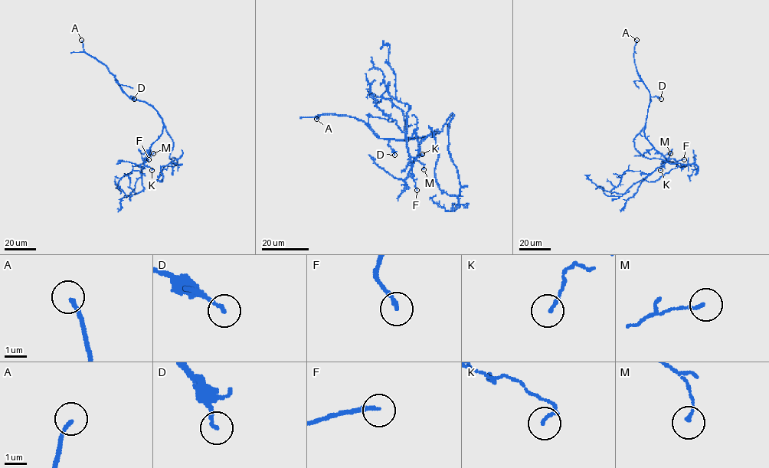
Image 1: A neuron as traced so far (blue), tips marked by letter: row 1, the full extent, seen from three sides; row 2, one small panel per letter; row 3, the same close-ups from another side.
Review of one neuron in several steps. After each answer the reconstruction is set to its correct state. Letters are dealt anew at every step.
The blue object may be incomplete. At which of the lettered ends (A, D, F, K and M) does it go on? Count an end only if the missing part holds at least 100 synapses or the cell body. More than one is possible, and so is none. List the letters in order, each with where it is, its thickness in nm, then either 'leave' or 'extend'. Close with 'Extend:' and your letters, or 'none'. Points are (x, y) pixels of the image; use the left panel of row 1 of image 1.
A: at (81, 40); 150 nm thick; extend
D: at (134, 99); 150 nm thick; leave
F: at (148, 159); 170 nm thick; leave
K: at (152, 170); 150 nm thick; leave
M: at (153, 153); 130 nm thick; leave
Extend: A

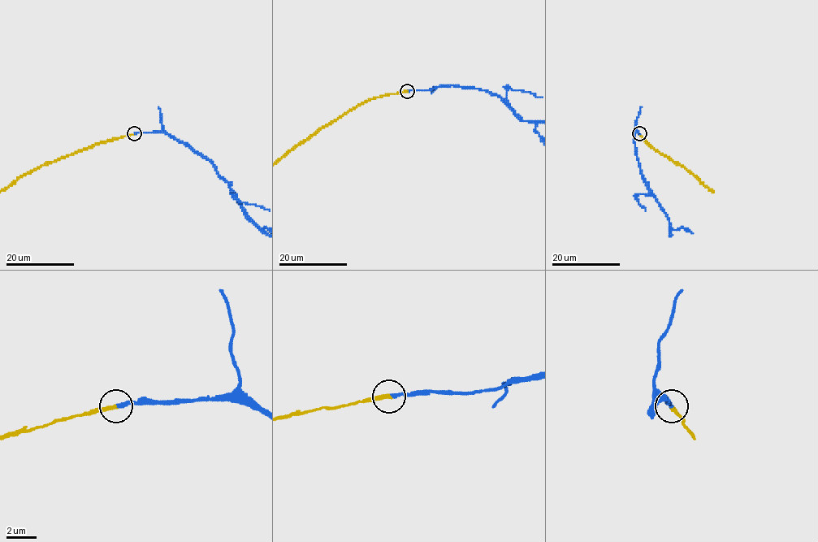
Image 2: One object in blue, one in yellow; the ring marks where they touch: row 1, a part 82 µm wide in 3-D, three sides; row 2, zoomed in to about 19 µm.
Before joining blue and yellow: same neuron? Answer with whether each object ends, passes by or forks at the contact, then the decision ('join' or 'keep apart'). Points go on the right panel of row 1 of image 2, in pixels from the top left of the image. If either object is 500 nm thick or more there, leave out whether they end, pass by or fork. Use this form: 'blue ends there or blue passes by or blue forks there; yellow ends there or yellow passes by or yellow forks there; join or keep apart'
blue ends there; yellow ends there; join

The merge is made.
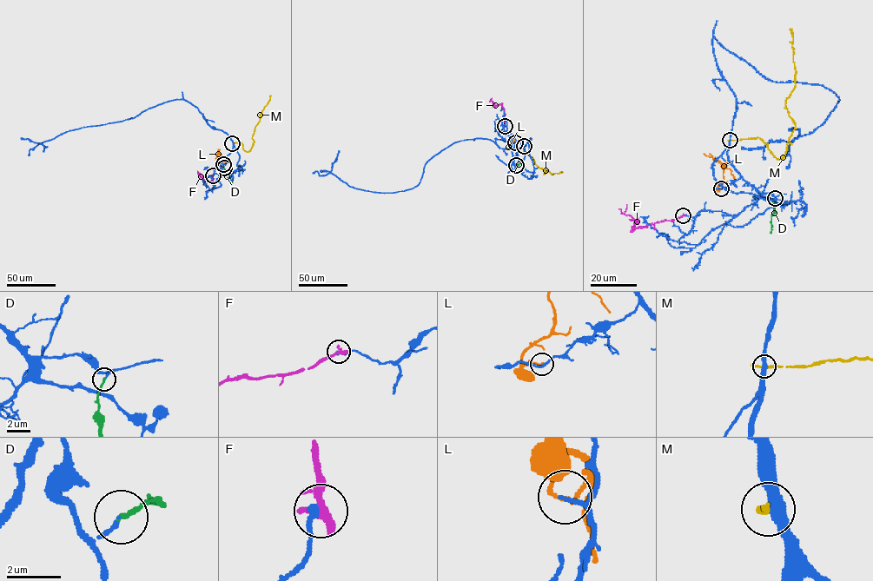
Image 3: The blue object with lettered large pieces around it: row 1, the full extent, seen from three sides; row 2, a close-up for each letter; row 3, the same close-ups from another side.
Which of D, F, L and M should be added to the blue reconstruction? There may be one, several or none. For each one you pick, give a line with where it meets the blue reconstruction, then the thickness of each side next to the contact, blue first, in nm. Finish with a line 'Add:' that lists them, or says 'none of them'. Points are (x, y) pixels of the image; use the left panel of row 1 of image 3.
D: (224, 168) | 130/160 nm
Add: D

